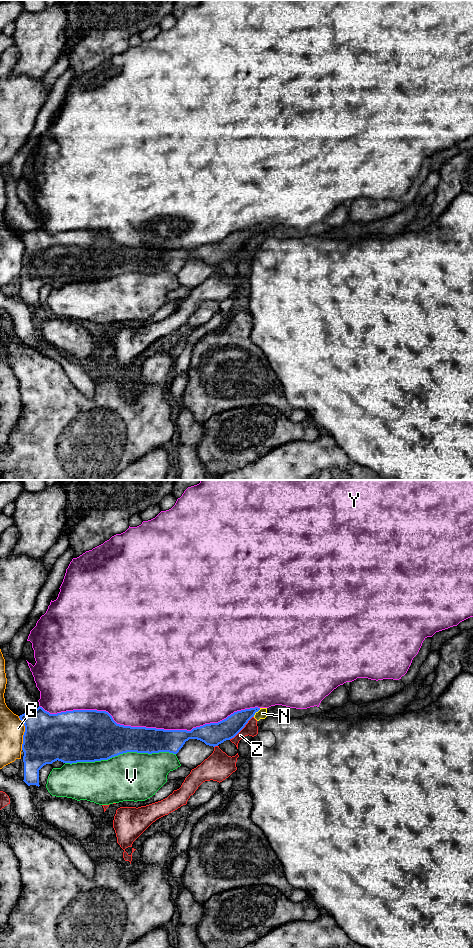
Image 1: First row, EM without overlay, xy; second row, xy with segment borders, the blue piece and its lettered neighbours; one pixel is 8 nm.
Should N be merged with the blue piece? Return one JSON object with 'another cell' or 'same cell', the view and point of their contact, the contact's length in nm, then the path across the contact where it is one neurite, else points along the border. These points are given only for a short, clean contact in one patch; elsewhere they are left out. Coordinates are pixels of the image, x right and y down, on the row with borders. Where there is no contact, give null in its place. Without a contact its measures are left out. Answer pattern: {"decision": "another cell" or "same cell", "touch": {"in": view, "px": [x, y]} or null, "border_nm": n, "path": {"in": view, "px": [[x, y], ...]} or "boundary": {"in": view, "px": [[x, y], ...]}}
{"decision": "another cell", "touch": {"in": "xy", "px": [256, 711]}, "border_nm": 90, "boundary": {"in": "xy", "px": [[260, 708], [253, 716]]}}

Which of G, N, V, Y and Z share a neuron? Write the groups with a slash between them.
G / N Z / V / Y

